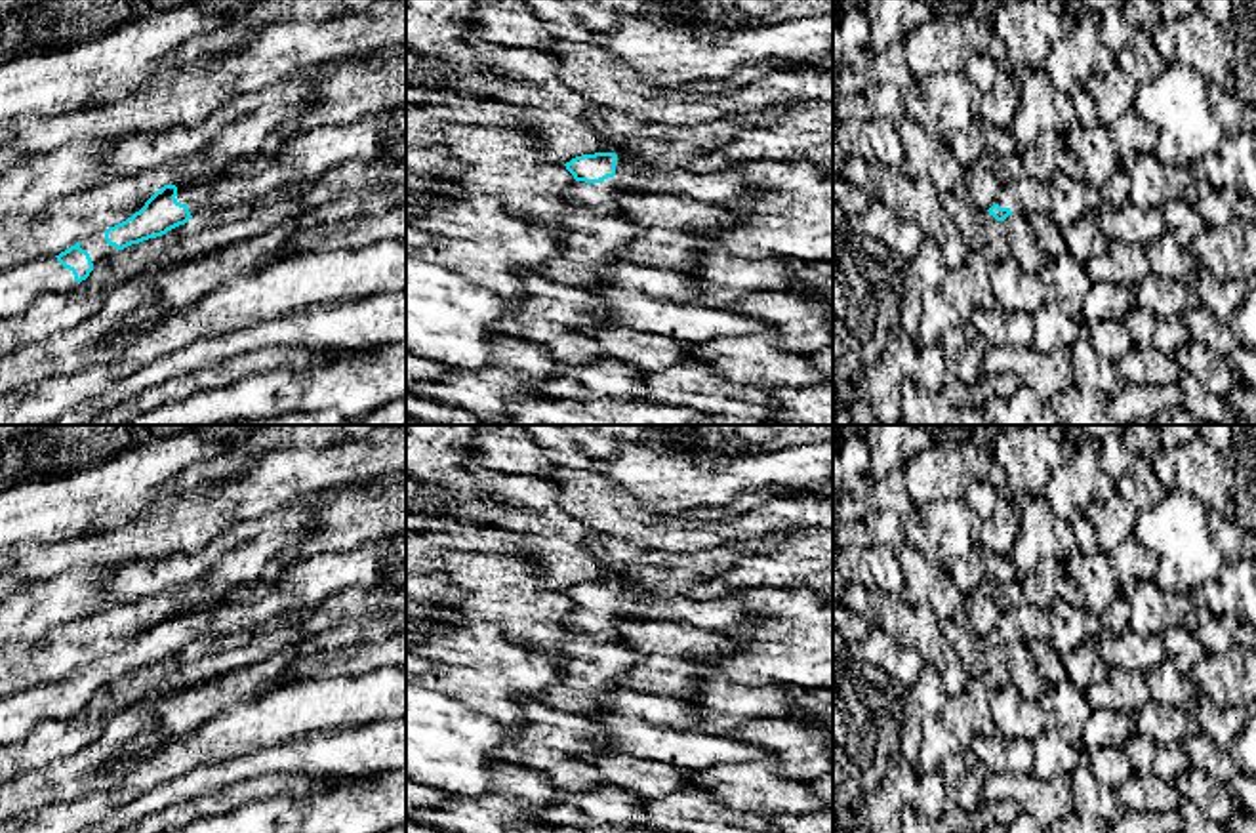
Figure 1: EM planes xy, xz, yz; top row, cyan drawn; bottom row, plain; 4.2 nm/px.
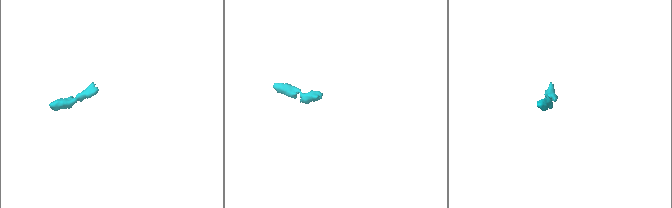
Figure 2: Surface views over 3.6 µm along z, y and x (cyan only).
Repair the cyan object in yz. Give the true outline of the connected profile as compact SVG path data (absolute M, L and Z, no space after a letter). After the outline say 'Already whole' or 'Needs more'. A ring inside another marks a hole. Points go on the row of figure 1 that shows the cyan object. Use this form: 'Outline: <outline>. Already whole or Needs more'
Outline: M1018 177L1001 185L995 204L987 210L997 221L1012 213L1052 212L1050 183Z. Needs more

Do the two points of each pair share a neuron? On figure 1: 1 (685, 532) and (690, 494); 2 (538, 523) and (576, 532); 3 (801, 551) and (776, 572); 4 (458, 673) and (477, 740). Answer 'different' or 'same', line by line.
1: different
2: same
3: same
4: different

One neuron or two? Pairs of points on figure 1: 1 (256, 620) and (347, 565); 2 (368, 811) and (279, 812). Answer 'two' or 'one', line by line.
1: one
2: one

